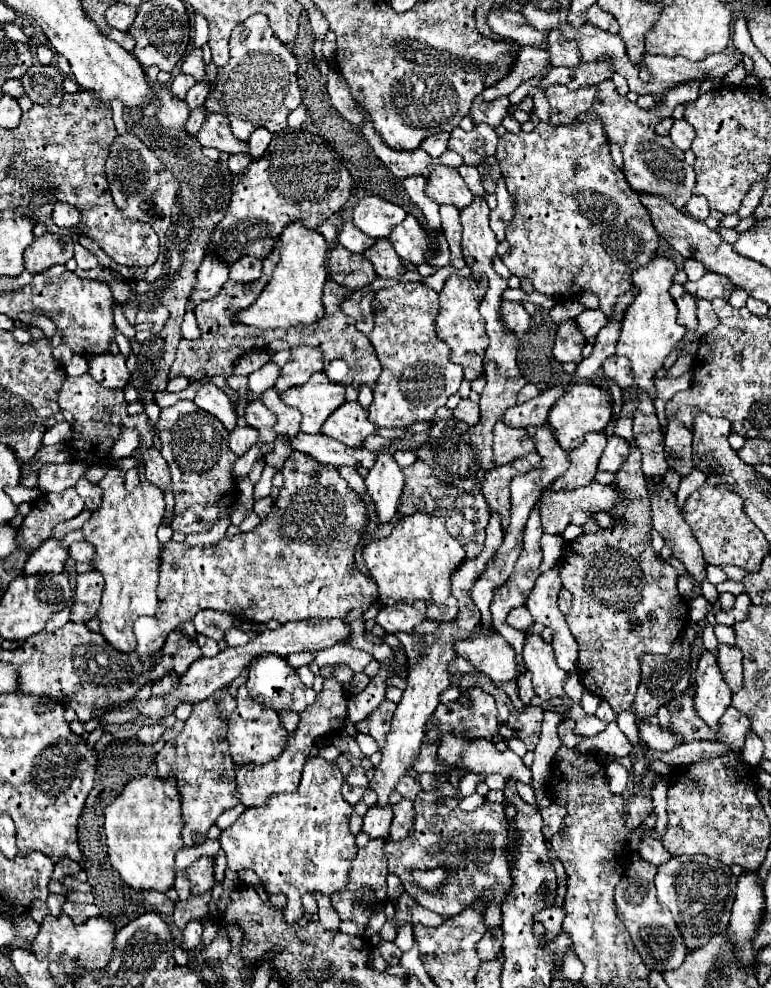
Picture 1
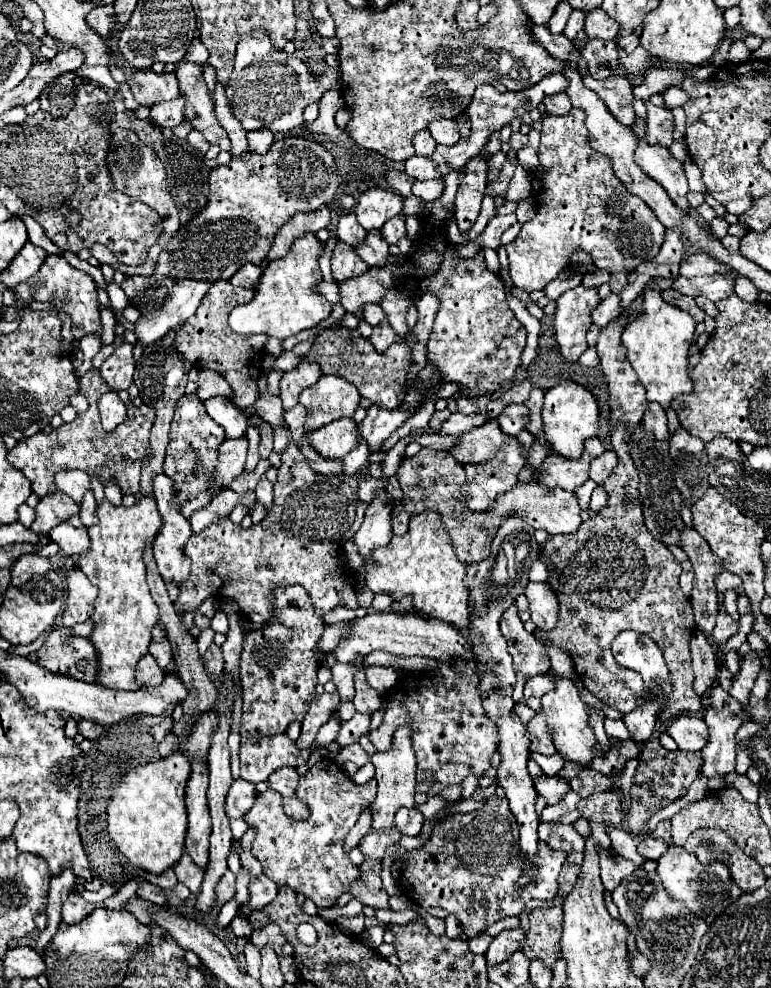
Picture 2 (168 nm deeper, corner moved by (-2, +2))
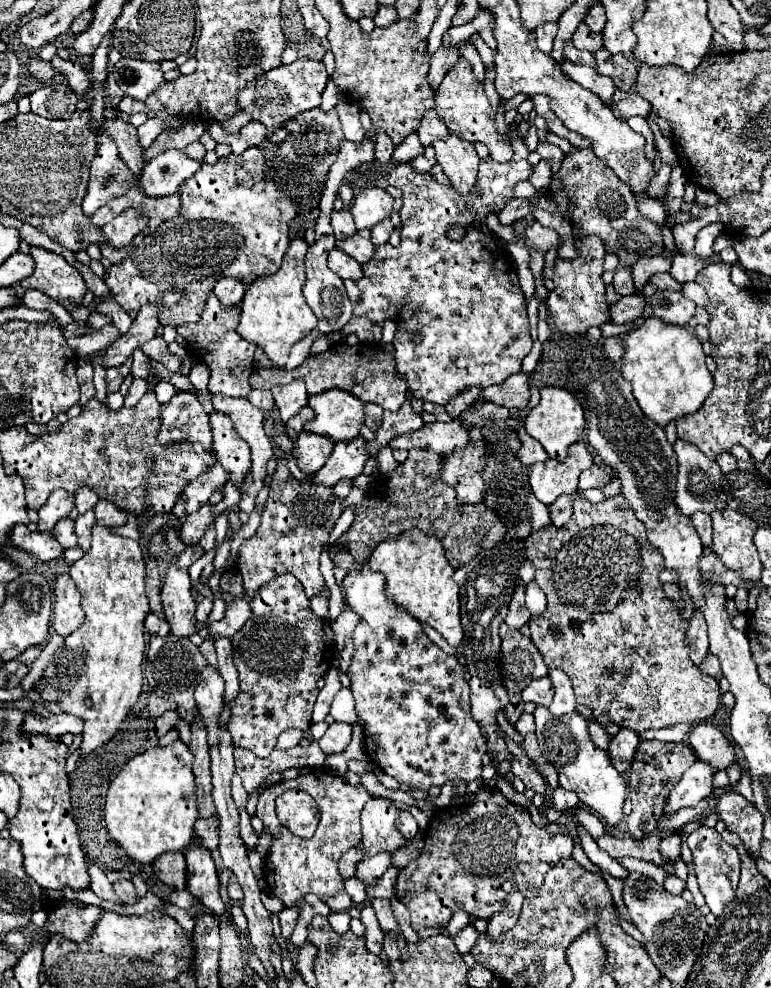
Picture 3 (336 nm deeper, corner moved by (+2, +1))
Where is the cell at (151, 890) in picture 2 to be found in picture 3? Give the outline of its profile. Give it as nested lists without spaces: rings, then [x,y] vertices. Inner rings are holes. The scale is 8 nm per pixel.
[[[121,879],[121,881],[113,883],[113,889],[115,889],[115,891],[117,891],[117,895],[123,899],[123,903],[127,903],[127,905],[133,905],[133,903],[137,903],[135,885],[133,885],[131,881],[127,881],[127,879]]]

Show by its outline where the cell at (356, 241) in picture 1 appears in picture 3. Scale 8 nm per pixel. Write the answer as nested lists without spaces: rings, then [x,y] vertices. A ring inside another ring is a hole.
[[[343,207],[341,211],[333,211],[331,225],[333,225],[333,233],[335,233],[337,241],[349,239],[357,231],[355,223],[353,223],[353,217],[351,217],[351,211],[347,207]]]

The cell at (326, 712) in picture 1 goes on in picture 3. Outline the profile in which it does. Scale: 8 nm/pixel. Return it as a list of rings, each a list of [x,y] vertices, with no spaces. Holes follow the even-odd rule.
[[[215,815],[215,817],[207,817],[207,819],[197,819],[195,821],[195,837],[209,851],[217,849],[217,845],[219,845],[219,817]]]

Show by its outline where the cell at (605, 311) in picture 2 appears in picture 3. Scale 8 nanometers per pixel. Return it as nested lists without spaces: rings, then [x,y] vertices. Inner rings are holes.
[[[639,295],[621,297],[615,305],[609,307],[609,321],[613,325],[629,323],[629,321],[633,321],[633,319],[643,315],[643,307],[645,307],[645,299],[639,297]]]

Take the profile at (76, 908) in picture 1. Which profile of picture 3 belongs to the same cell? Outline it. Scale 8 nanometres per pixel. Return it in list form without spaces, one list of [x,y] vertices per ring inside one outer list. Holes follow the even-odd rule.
[[[63,899],[51,913],[47,921],[47,933],[61,933],[71,941],[83,941],[87,931],[99,919],[101,907],[99,905],[79,905],[77,901]]]

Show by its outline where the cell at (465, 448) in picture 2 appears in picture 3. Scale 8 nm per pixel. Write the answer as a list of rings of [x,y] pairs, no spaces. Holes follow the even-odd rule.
[[[453,419],[451,423],[441,423],[435,421],[431,425],[421,427],[419,431],[411,431],[411,433],[403,433],[395,439],[389,441],[391,449],[425,449],[425,451],[433,451],[437,455],[447,455],[455,449],[463,449],[469,443],[469,427],[459,421]]]

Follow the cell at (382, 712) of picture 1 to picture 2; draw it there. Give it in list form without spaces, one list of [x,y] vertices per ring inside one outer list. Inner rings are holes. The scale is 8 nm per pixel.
[[[357,712],[351,720],[341,724],[335,742],[341,744],[341,746],[349,746],[353,742],[359,742],[359,738],[369,730],[369,722],[371,722],[371,718],[367,714]]]

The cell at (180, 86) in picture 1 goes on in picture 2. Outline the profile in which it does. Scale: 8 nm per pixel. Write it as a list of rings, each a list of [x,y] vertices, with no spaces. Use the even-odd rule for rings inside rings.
[[[181,96],[177,100],[171,100],[171,102],[155,104],[151,108],[149,120],[157,128],[169,128],[169,130],[173,130],[175,126],[179,126],[183,122],[183,106],[185,106],[185,96]]]

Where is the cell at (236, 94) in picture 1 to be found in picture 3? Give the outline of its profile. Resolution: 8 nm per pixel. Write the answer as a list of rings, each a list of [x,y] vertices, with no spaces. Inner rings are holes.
[[[297,59],[291,65],[279,65],[255,81],[247,83],[237,95],[239,109],[247,115],[251,115],[251,121],[261,121],[269,131],[275,131],[283,127],[285,121],[295,119],[299,113],[319,107],[321,93],[329,81],[329,75],[325,71],[325,65],[321,61],[313,59]]]

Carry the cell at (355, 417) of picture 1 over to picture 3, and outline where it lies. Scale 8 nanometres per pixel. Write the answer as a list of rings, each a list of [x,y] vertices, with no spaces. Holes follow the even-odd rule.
[[[301,433],[295,441],[295,457],[299,463],[299,469],[303,473],[317,473],[325,461],[329,459],[331,451],[333,451],[331,439],[327,439],[325,435],[315,435],[315,433]]]

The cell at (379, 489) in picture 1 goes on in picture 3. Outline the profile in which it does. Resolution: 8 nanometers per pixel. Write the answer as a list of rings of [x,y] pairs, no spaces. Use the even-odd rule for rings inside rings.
[[[355,559],[355,563],[359,565],[359,569],[351,569],[349,575],[345,577],[343,581],[343,589],[345,589],[345,601],[347,605],[357,613],[361,615],[361,623],[355,627],[353,631],[353,643],[355,643],[355,655],[353,655],[353,661],[351,661],[351,667],[349,667],[349,677],[351,677],[351,691],[353,691],[353,697],[355,697],[355,711],[357,715],[365,721],[365,751],[371,759],[371,763],[375,763],[377,767],[381,767],[387,775],[395,777],[399,783],[407,783],[415,789],[421,789],[421,791],[429,791],[433,785],[441,787],[445,781],[451,781],[451,779],[463,779],[463,781],[475,781],[481,777],[481,757],[483,753],[487,751],[485,743],[483,743],[483,737],[479,733],[479,727],[473,723],[471,719],[471,713],[469,713],[469,683],[465,681],[466,668],[457,661],[455,655],[447,655],[443,653],[421,629],[419,621],[407,613],[403,607],[391,603],[385,595],[383,595],[383,589],[385,589],[385,577],[381,573],[375,573],[369,569],[369,559]]]

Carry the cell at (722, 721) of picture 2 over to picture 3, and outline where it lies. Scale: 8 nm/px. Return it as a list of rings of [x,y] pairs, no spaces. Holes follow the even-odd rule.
[[[695,761],[669,793],[665,813],[673,813],[683,807],[695,807],[701,799],[709,797],[713,791],[715,773],[715,767],[711,767],[709,763]]]

